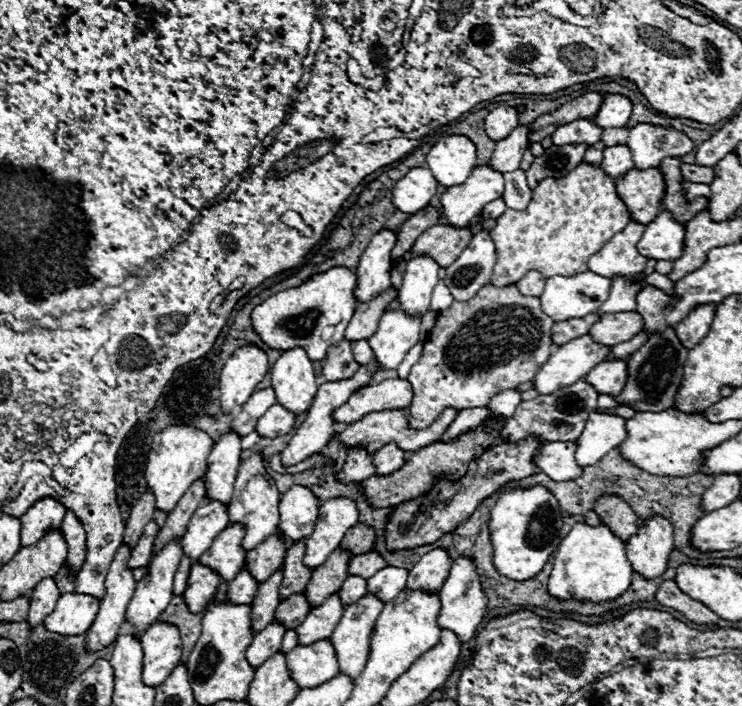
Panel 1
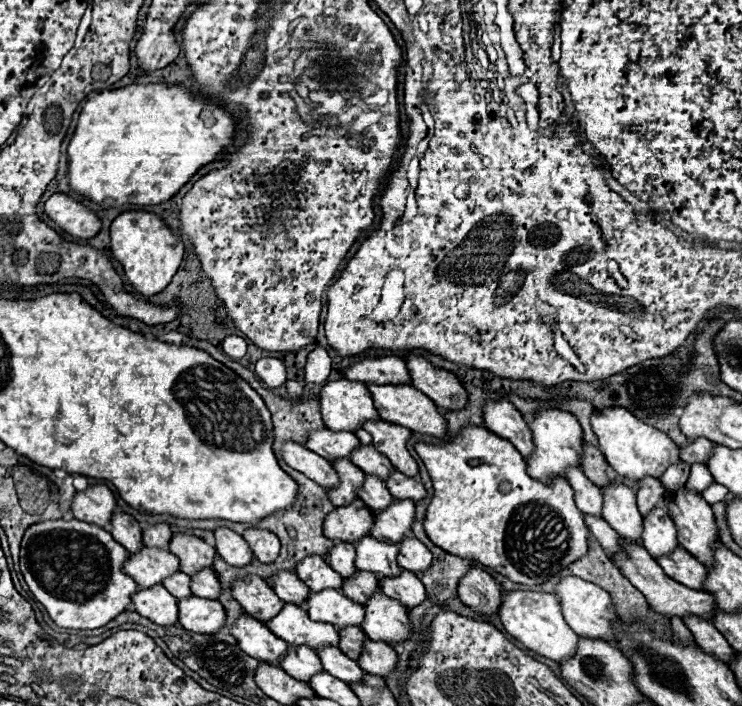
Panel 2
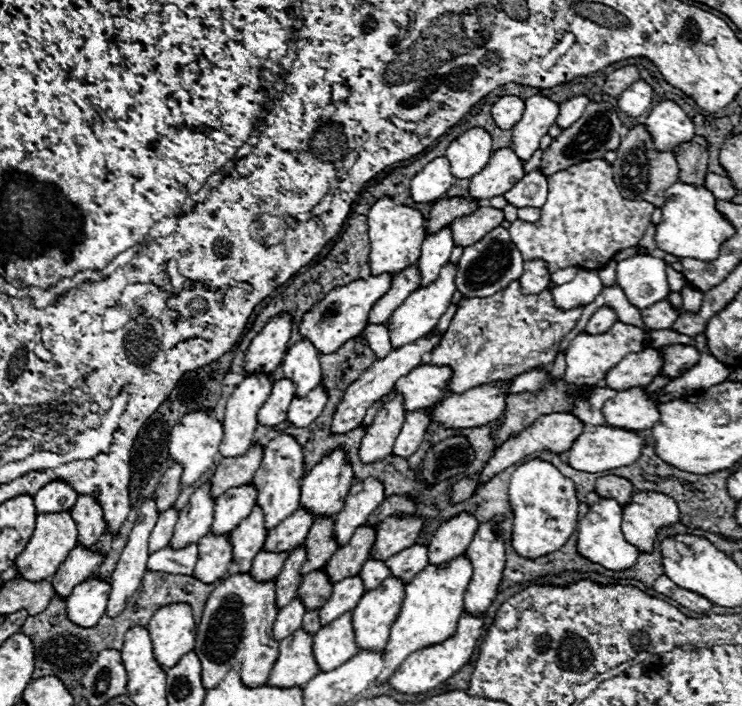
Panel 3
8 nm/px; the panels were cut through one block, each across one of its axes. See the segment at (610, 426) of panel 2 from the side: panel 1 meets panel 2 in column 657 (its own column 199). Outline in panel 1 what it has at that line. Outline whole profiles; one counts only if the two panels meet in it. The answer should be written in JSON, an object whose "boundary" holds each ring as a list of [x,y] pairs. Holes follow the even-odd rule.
{"boundary":[[[168,426],[154,436],[146,462],[146,480],[150,492],[156,496],[156,506],[160,510],[172,510],[186,494],[190,484],[206,474],[206,458],[212,446],[214,440],[204,430],[198,430],[194,426]]]}

